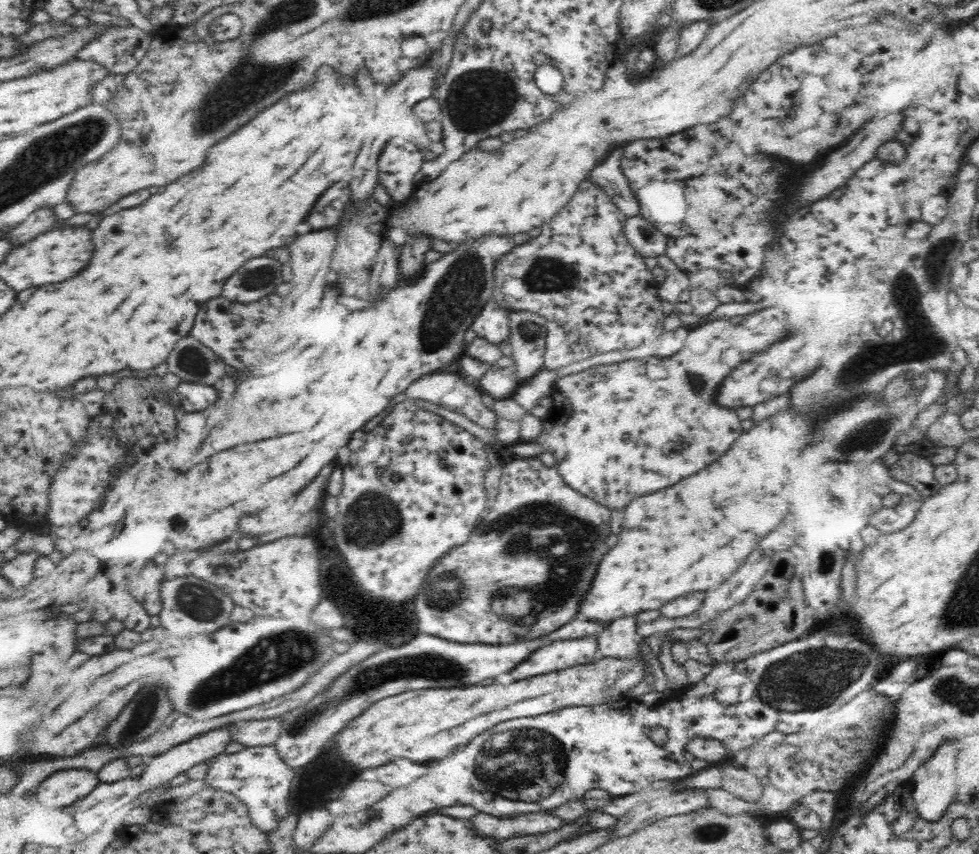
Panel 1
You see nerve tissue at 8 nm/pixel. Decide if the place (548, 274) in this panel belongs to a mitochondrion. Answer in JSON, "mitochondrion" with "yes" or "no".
{"mitochondrion":"yes"}

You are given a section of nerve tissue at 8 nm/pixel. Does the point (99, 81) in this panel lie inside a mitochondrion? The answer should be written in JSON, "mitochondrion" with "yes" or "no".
{"mitochondrion":"no"}

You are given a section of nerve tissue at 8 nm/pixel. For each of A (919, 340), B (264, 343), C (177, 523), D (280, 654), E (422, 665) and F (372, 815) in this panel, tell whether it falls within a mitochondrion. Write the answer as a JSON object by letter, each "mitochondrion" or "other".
{"A":"mitochondrion","B":"other","C":"other","D":"mitochondrion","E":"mitochondrion","F":"other"}

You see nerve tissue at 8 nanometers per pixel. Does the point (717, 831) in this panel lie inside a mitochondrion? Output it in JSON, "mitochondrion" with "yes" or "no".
{"mitochondrion":"yes"}

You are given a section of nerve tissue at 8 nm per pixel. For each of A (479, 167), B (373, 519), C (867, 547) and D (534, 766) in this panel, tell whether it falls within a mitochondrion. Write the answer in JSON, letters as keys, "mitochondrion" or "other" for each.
{"A":"other","B":"mitochondrion","C":"other","D":"mitochondrion"}

